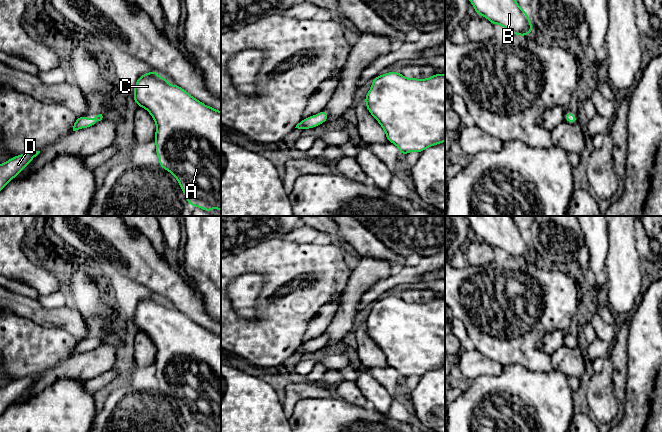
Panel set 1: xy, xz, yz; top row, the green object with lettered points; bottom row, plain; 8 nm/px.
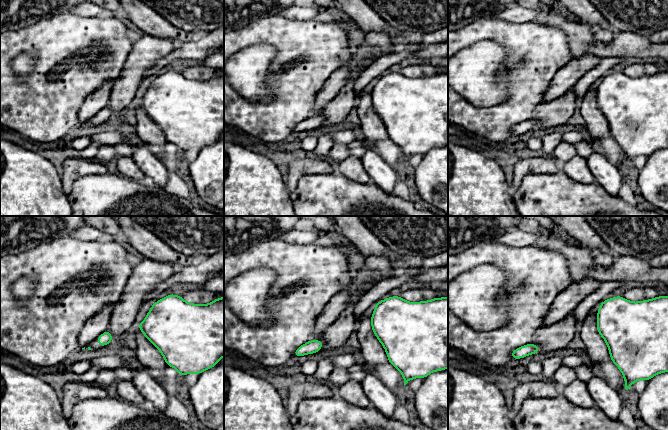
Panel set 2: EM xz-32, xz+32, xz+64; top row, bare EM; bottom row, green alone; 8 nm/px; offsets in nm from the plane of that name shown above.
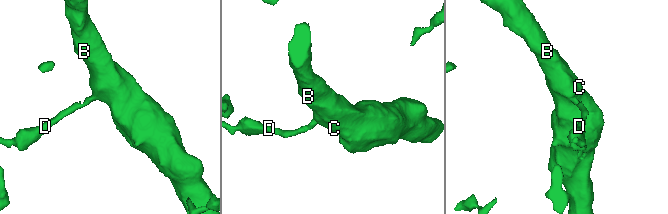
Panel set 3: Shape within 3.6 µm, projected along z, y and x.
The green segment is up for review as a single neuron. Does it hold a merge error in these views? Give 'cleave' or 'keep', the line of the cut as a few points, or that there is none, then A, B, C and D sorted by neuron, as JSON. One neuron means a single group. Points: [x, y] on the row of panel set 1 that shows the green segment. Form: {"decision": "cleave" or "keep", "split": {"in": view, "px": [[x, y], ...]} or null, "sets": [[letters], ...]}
{"decision": "keep", "split": null, "sets": [["A", "B", "C", "D"]]}

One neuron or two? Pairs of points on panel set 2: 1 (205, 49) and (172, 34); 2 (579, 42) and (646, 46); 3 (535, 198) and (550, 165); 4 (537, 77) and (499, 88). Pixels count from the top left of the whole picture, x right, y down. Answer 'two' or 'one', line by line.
1: two
2: one
3: two
4: two

